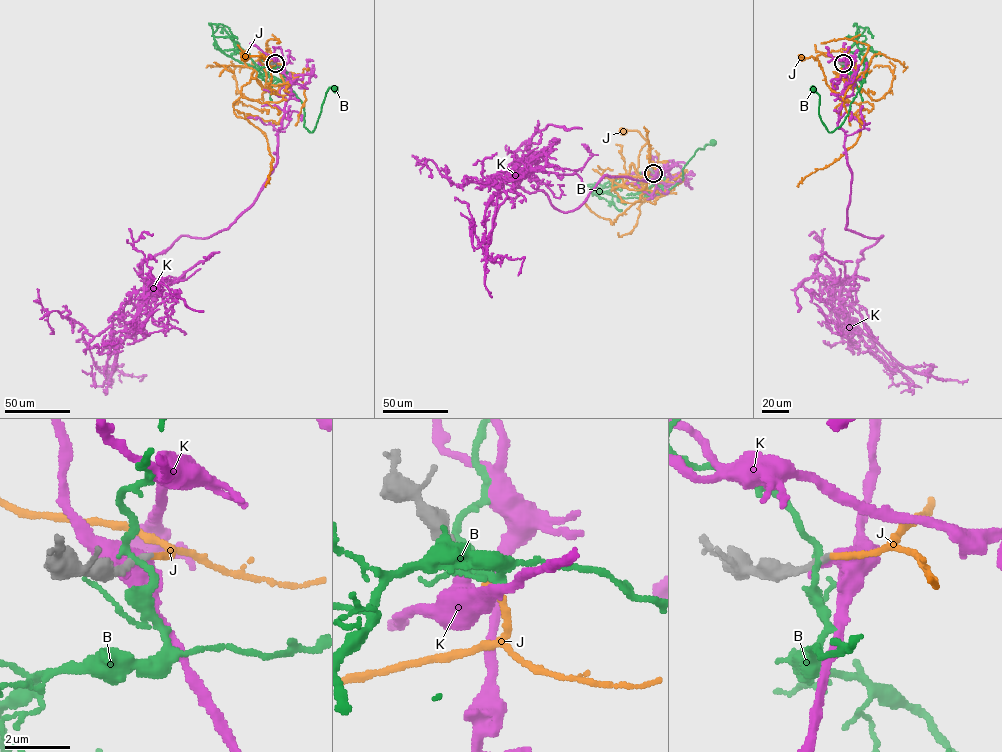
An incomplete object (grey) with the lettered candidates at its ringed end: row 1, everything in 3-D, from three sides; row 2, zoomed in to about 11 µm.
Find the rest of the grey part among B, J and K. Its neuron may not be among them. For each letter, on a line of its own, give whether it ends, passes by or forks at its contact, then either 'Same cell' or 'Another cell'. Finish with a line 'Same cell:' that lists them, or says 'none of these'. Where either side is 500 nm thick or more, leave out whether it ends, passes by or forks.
B: It passes by. Another cell
J: It ends there. Same cell
K: It ends there. Another cell
Same cell: J

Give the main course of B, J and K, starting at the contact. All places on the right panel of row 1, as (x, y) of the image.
B: (843, 63), (865, 81), (843, 123), (832, 132), (821, 119), (819, 95), (812, 89)
J: (844, 63), (850, 60), (855, 69), (851, 85), (847, 62), (821, 54), (814, 59), (802, 57)
K: (843, 63), (846, 229), (882, 236), (861, 251), (840, 302), (848, 322), (925, 372), (869, 342)

